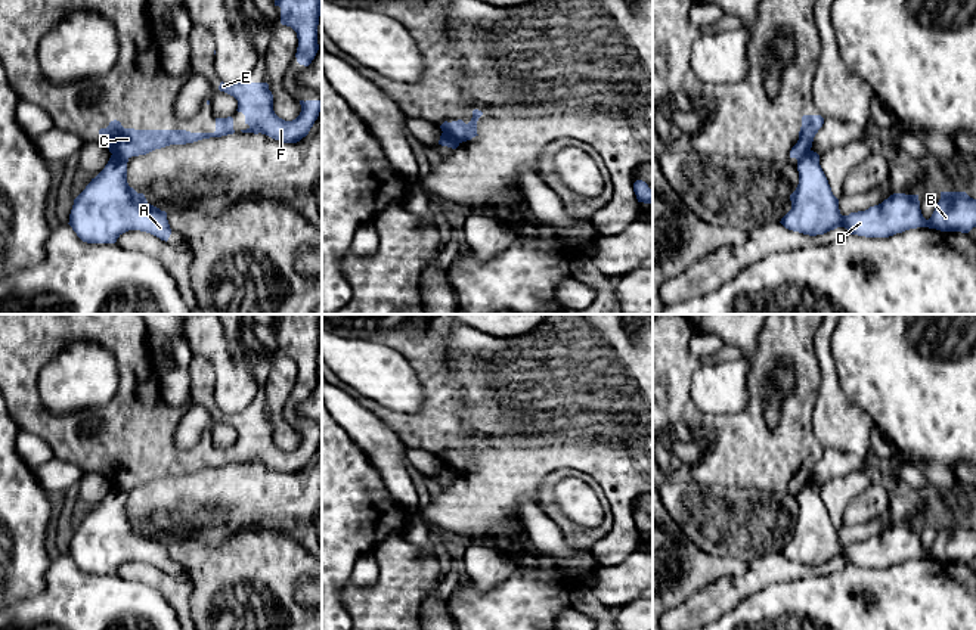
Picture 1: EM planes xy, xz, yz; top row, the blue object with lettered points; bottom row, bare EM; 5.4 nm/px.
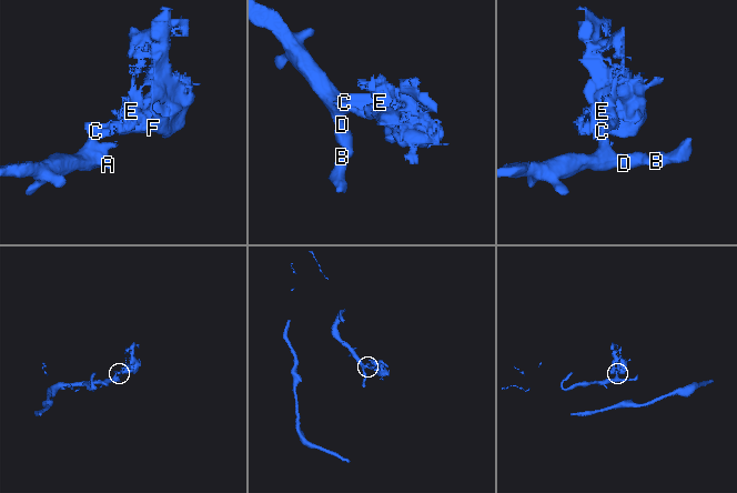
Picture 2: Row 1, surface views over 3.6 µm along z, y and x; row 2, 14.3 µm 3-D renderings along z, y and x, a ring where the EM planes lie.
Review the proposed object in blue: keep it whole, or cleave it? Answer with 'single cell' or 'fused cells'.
fused cells

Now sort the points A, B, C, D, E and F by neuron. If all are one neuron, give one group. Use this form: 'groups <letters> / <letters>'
groups A B D / C E F

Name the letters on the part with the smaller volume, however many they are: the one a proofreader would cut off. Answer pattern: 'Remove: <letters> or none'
Remove: C, E, F

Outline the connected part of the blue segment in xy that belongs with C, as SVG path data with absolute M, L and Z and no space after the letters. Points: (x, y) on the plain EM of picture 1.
M216 449L214 463L190 463L186 460L134 460L124 459L114 450L106 459L100 459L103 475L111 484L121 484L126 488L146 485L155 480L170 475L186 475L202 469L233 465L233 449Z

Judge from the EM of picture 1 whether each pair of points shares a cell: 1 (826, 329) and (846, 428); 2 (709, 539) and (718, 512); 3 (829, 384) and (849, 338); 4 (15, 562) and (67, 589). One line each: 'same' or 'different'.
1: same
2: same
3: different
4: different

